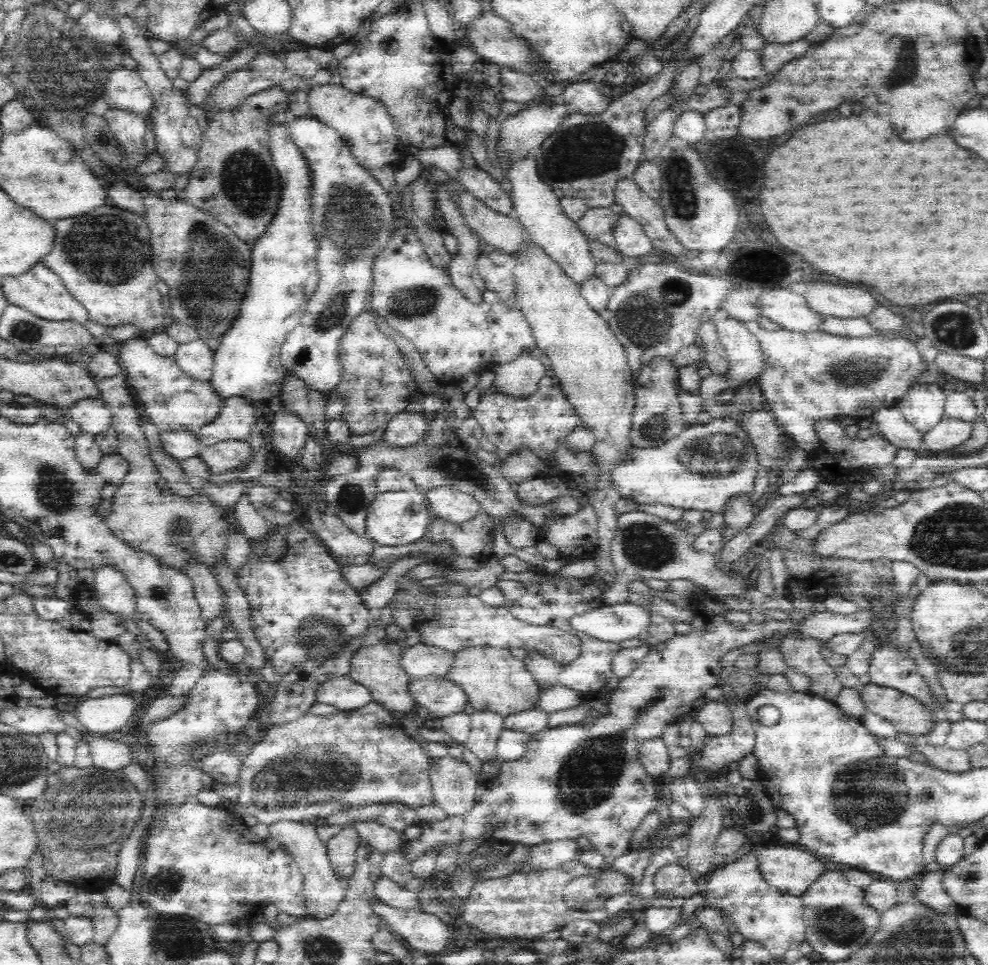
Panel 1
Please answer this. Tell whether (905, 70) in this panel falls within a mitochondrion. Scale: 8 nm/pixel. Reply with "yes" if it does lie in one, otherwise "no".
yes

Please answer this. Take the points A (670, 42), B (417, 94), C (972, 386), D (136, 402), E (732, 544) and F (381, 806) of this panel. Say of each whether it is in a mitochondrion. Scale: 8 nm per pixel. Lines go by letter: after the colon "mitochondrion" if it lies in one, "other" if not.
A: other
B: mitochondrion
C: other
D: other
E: other
F: other

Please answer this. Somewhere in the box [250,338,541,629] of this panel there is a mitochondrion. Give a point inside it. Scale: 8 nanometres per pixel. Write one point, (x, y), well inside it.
(459, 469)

